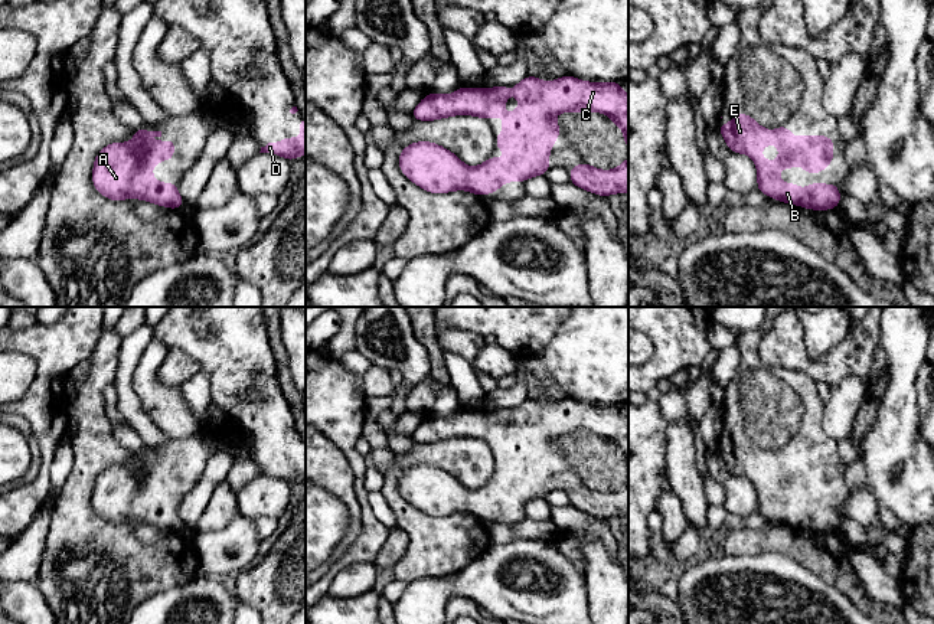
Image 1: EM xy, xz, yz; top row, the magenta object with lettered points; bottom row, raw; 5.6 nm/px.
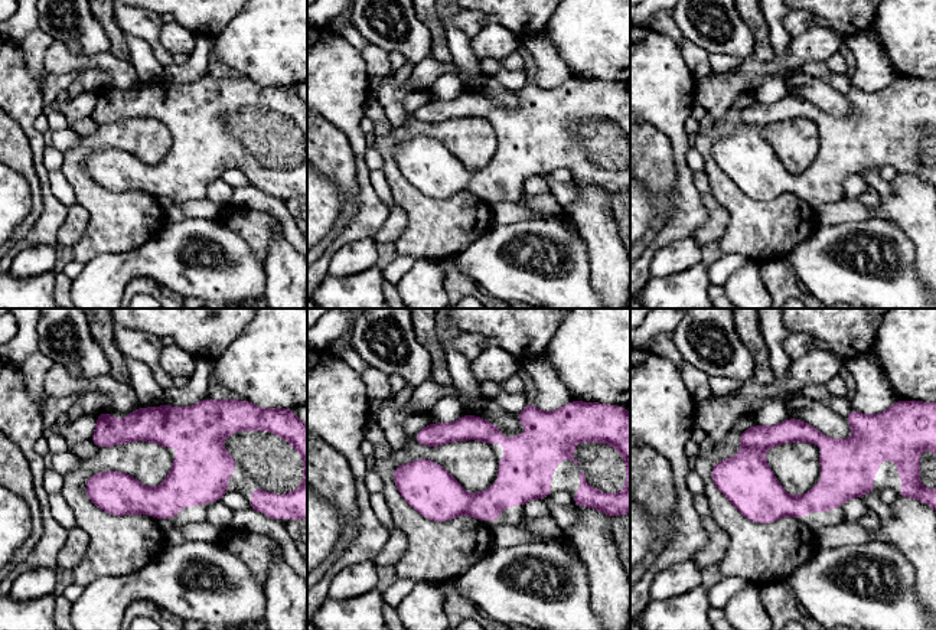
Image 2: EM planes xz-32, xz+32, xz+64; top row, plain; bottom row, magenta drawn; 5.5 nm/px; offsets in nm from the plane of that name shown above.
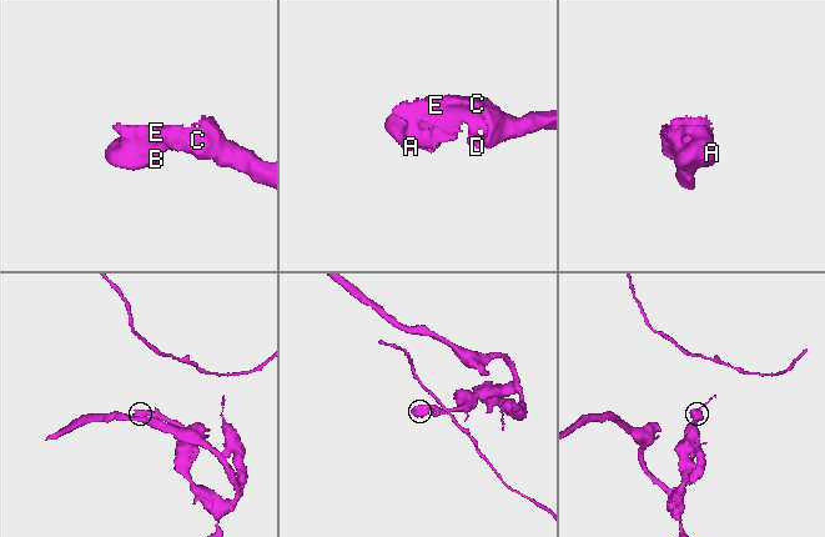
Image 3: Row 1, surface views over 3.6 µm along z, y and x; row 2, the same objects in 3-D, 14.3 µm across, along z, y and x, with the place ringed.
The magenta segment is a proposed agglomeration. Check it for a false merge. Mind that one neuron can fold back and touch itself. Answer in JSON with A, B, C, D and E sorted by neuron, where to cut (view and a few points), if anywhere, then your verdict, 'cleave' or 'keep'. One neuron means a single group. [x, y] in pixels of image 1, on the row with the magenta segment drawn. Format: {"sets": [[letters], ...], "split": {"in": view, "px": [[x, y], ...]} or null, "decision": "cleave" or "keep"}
{"sets": [["A", "B", "C", "D", "E"]], "split": null, "decision": "keep"}

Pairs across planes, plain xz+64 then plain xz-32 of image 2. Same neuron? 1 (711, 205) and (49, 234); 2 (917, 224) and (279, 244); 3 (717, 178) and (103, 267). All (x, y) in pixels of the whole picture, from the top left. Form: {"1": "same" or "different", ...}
{"1": "different", "2": "same", "3": "different"}

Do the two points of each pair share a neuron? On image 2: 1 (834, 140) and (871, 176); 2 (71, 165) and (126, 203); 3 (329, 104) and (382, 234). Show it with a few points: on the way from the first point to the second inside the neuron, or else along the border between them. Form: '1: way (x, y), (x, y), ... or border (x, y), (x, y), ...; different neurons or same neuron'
1: border (877, 169), (868, 169), (861, 175); different neurons
2: way (80, 179), (104, 203), (111, 203); same neuron
3: border (388, 206), (388, 215), (372, 238); different neurons

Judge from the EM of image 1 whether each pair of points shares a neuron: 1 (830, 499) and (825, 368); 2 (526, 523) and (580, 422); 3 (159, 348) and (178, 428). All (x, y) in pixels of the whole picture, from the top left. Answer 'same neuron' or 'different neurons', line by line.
1: different neurons
2: different neurons
3: same neuron

